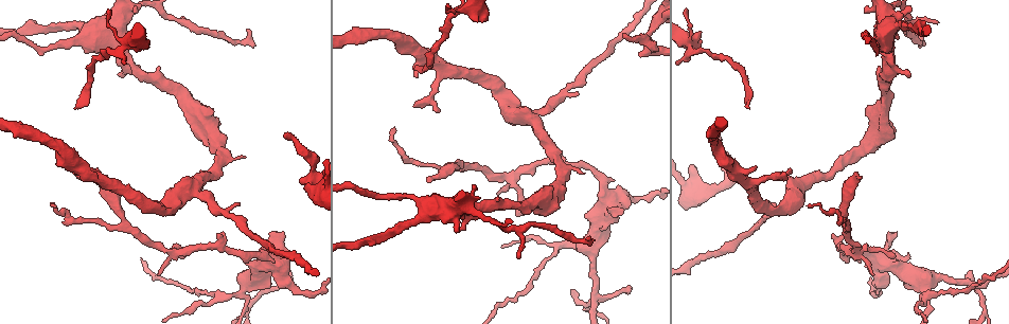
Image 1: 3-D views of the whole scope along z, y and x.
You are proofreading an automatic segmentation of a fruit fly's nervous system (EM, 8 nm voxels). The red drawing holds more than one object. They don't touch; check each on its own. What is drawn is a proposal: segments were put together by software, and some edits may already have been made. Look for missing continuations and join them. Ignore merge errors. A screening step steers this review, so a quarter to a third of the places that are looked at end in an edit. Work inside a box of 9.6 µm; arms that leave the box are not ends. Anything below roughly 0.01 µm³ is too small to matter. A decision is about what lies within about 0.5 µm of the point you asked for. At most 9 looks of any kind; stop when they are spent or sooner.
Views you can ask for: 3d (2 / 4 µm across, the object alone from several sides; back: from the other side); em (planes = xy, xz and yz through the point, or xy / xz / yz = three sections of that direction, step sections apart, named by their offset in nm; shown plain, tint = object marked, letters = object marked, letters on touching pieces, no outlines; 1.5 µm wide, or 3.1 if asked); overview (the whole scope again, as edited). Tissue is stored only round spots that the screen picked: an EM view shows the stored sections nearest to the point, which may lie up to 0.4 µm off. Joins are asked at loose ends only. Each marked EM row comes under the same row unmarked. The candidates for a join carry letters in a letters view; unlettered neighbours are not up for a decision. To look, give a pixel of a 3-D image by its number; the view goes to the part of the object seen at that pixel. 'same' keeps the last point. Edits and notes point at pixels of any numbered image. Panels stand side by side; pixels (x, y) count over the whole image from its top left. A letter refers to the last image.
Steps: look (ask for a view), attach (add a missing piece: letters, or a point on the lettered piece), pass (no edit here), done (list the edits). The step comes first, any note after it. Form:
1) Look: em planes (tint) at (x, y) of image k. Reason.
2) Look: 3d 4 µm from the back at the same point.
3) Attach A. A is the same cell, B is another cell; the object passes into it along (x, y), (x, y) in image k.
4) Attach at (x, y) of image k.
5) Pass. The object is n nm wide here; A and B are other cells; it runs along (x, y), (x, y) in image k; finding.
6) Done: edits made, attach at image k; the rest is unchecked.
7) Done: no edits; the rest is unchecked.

Look: 3d 4 µm at (284, 133) of image 1. Branch stops here.

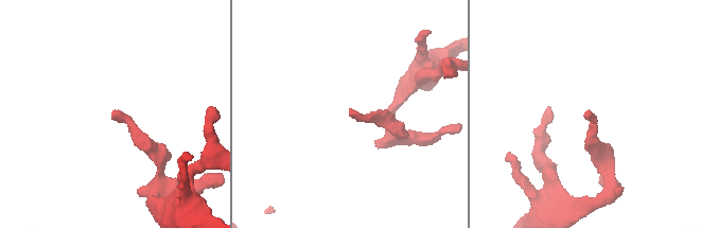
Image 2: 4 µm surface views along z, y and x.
Look: em planes (letters) at (113, 114) of image 2.

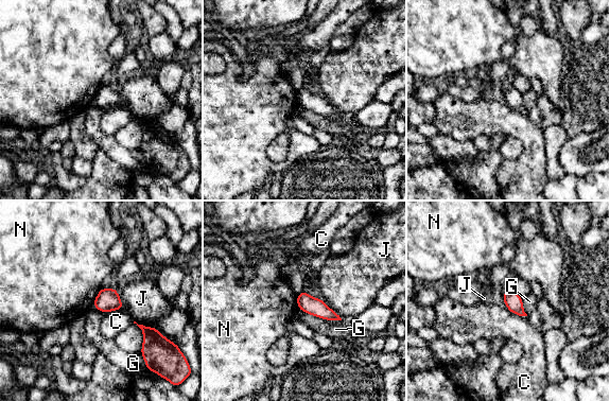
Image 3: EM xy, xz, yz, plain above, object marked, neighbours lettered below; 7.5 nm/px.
Pass. The longest contact is with G, 340 nm; C, G, J and N are other cells; a border runs along (101, 288), (92, 304) in image 3; none of them fits.

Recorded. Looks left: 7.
Look: em xz step 4 (letters) at (237, 204) of image 1. An open end.

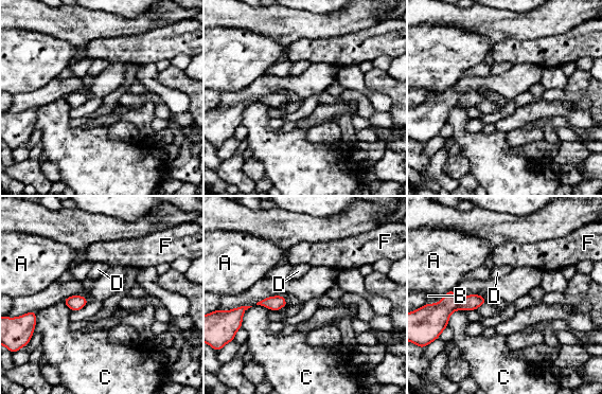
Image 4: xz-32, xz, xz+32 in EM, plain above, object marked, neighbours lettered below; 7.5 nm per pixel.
Look: em xy step 8 (letters) at the same point.

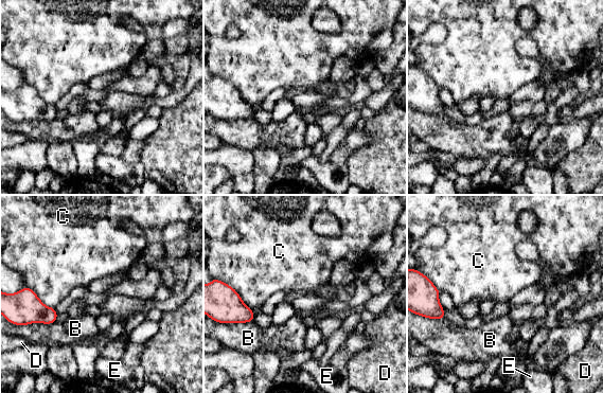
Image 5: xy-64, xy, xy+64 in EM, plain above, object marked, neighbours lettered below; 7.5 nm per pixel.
Pass. B, C, D and E are other cells; no lettered piece goes on from it.

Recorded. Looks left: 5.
Look: em planes (letters) at (896, 232) of image 1. An open end.

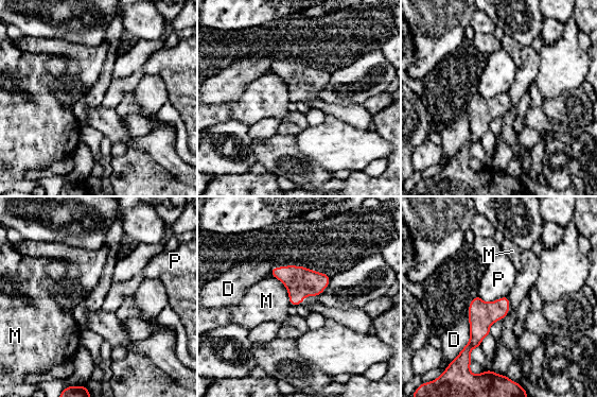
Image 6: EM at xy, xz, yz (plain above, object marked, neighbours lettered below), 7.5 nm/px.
Pass. D, M and P are other cells; a border runs along (477, 295), (486, 301), (506, 296) in image 6; no lettered piece goes on from it.

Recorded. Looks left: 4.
Look: em xz step 4 (tint) at (859, 177) of image 1. Free end.

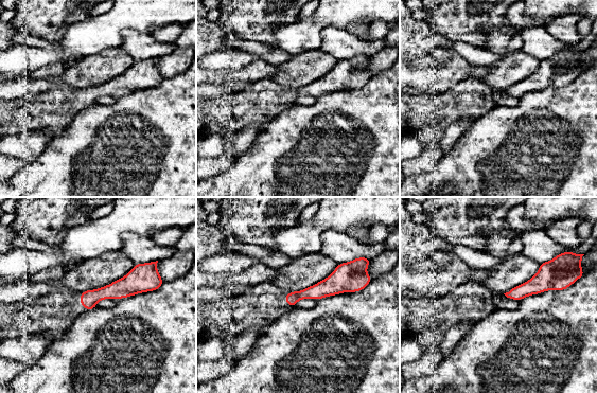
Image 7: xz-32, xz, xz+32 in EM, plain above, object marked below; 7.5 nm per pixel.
Look: em planes (letters) at the same point.

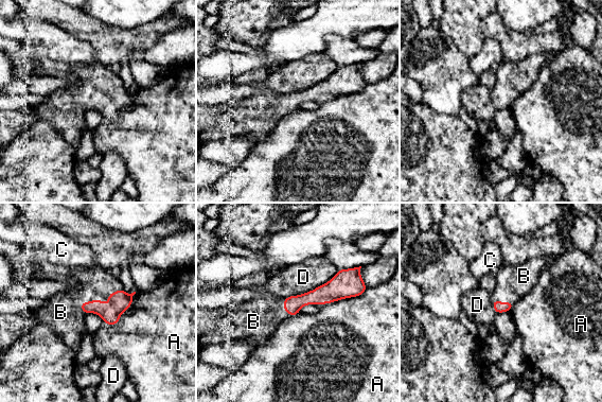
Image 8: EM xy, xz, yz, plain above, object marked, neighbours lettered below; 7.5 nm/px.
Attach B. B is the same cell, A, C and D are other cells; the object passes into it along (110, 313), (82, 310), (60, 312) in image 8; the neuron continues.

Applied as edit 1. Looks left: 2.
Done: edits made, attach at image 8; the rest is unchecked.

